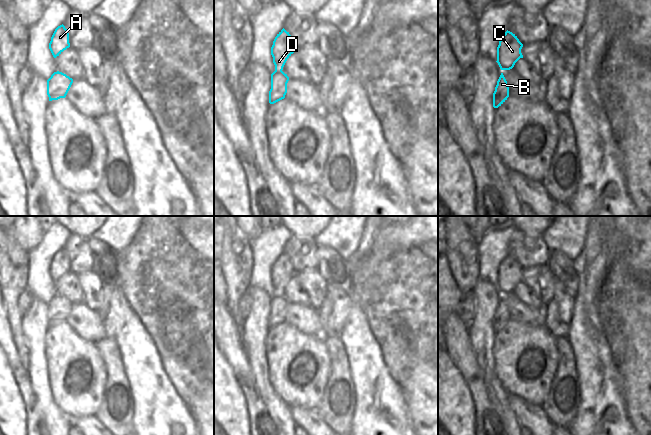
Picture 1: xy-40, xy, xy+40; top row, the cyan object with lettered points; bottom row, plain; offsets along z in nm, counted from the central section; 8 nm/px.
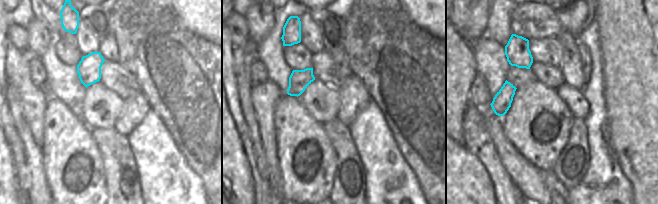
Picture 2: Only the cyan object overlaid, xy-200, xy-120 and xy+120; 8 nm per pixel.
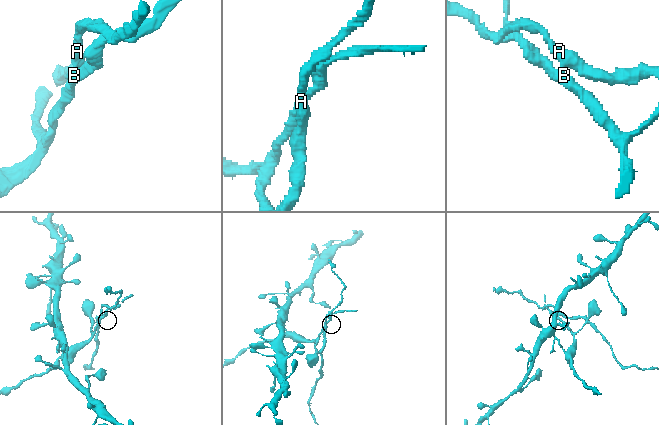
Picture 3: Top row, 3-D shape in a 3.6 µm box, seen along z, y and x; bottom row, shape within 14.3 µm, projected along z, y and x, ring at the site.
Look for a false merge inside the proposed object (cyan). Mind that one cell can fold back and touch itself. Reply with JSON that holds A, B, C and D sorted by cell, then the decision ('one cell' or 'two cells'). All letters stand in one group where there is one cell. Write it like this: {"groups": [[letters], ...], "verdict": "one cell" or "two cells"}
{"groups": [["A", "C", "D"], ["B"]], "verdict": "two cells"}

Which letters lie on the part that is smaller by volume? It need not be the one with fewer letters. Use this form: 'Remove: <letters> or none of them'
Remove: A, C, D

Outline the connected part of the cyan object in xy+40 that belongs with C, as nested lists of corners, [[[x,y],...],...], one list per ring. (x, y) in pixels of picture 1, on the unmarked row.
[[[506,255],[499,265],[497,271],[497,287],[501,294],[510,294],[515,287],[523,282],[521,273],[523,268],[517,260],[510,255]]]

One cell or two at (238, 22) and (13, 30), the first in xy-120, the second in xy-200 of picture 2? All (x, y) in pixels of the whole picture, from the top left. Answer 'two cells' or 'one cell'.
one cell

